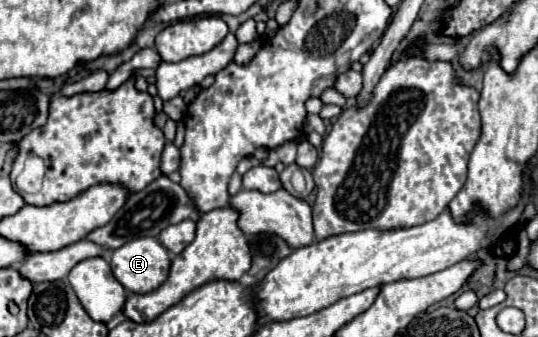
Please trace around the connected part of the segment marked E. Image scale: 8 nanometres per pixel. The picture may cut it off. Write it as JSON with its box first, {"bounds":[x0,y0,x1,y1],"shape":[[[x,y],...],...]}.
{"bounds":[110,237,170,291],"shape":[[[154,237],[134,239],[112,251],[110,267],[126,291],[150,291],[166,279],[170,253]]]}

